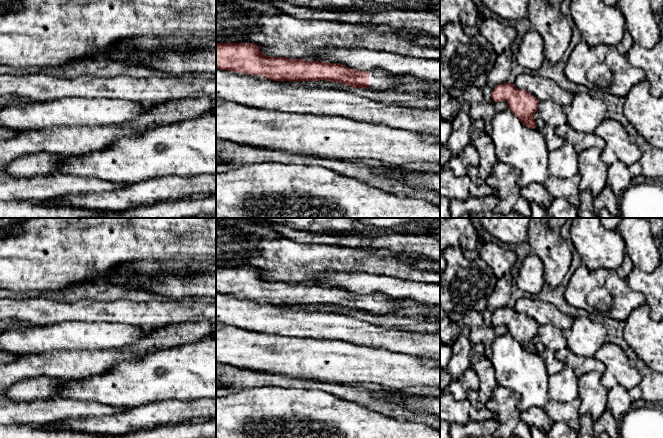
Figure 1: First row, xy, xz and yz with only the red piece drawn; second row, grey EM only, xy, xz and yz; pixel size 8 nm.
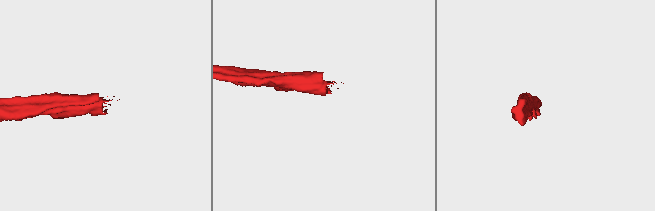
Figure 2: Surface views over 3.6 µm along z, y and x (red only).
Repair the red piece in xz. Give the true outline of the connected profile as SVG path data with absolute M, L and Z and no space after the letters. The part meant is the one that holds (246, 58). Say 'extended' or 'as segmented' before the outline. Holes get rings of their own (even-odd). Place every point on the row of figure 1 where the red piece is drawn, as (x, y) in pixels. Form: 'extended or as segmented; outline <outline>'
extended; outline M217 43L216 69L263 75L274 81L330 81L353 88L425 94L440 92L439 82L426 82L411 75L381 69L357 71L338 63L269 57L253 43Z

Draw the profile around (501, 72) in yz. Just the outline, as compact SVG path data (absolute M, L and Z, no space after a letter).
M507 48L502 54L498 55L486 84L481 88L486 102L492 102L491 94L496 85L508 82L514 59L515 56L511 48Z

